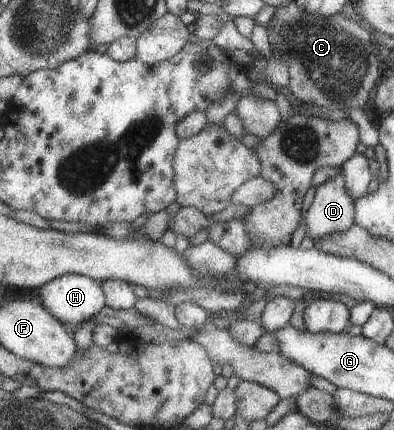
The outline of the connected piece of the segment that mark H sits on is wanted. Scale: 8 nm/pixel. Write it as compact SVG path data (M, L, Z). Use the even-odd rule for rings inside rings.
M66 274L48 282L41 289L40 295L43 305L73 332L79 330L83 323L95 318L109 306L103 283L82 274Z

